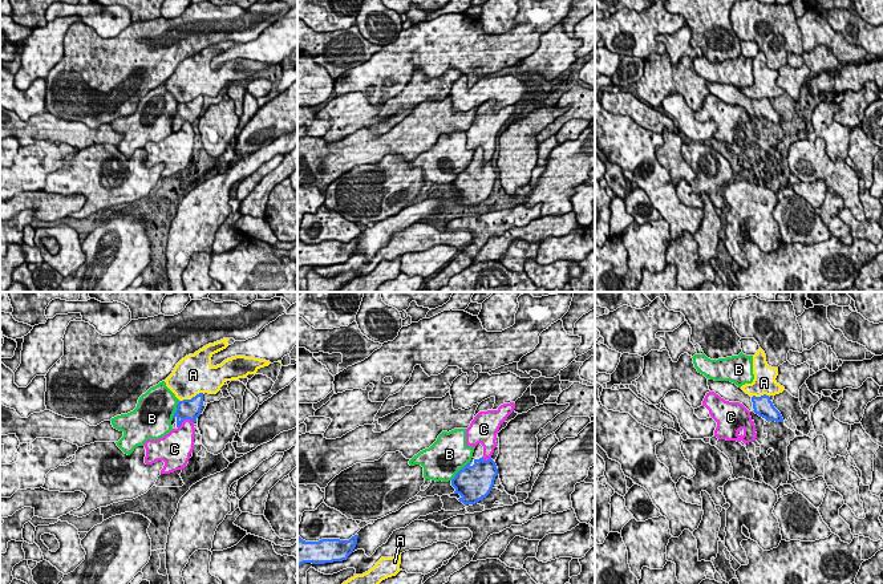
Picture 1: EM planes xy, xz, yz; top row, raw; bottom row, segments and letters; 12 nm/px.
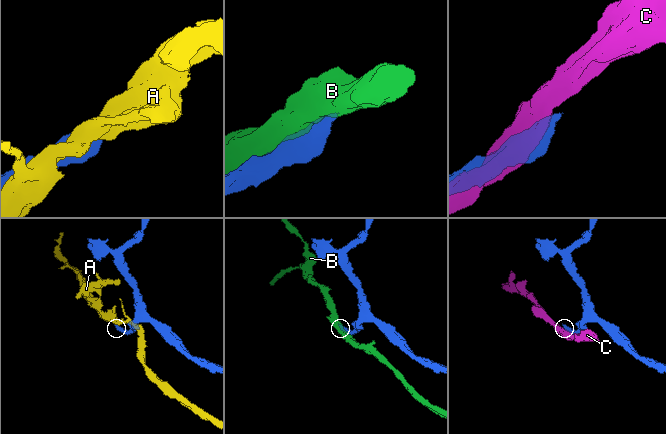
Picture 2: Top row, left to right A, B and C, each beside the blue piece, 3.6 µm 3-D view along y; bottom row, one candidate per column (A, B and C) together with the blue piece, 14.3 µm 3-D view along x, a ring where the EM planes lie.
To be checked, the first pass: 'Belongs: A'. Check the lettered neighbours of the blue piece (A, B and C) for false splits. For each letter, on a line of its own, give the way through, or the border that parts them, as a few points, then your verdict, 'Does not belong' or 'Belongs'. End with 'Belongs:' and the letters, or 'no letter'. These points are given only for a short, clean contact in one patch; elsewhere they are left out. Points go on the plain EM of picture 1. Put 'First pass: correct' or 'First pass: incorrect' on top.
First pass: incorrect
A: Does not belong
B: Does not belong
C: Does not belong
Belongs: no letter

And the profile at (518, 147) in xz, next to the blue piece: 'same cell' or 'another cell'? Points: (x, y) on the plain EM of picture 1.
another cell

